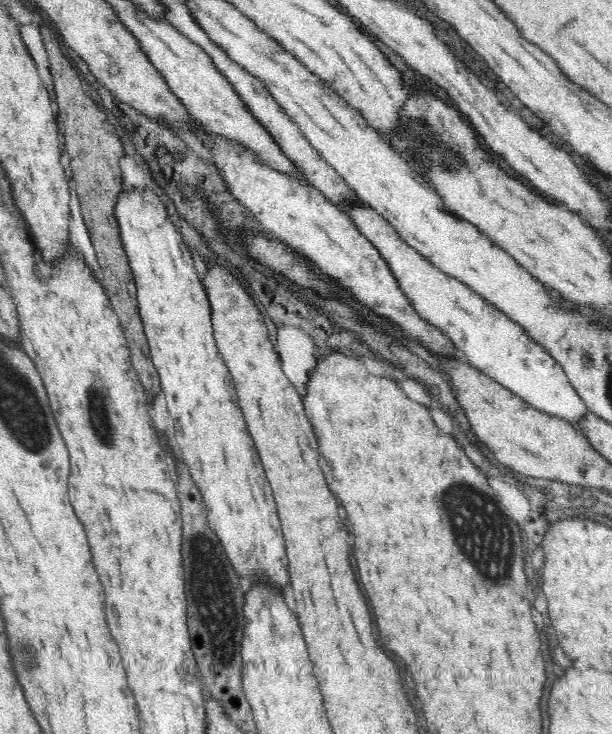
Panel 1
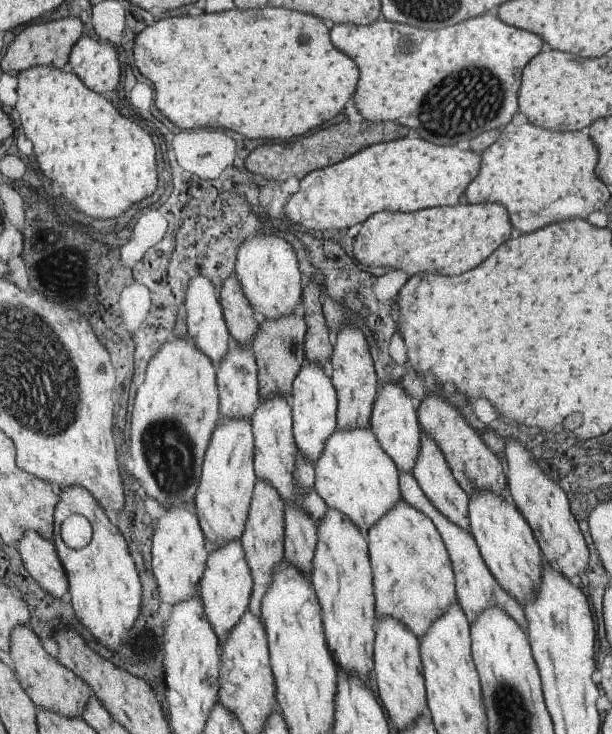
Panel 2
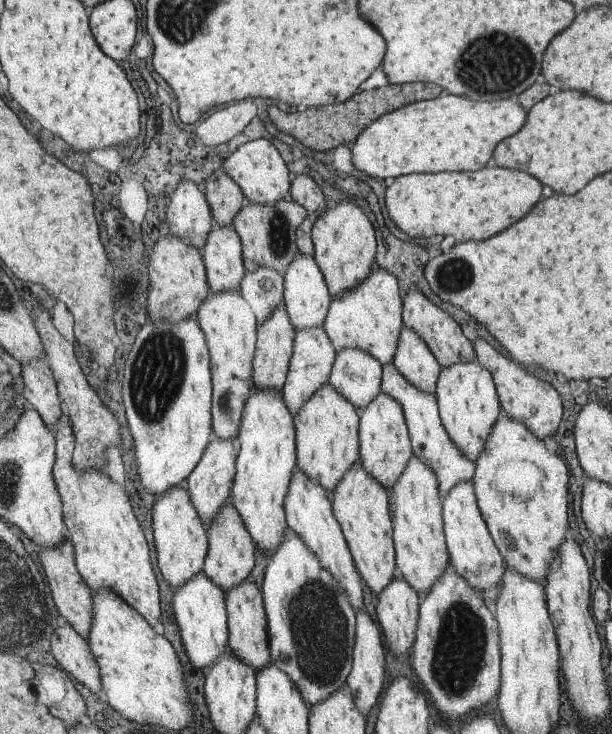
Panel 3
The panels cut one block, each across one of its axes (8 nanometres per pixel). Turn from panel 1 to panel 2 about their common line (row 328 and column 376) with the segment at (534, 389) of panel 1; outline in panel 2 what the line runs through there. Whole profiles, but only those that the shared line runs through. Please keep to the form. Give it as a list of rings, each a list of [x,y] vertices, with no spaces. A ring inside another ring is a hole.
[[[371,426],[363,429],[334,431],[327,441],[327,446],[320,459],[315,464],[316,484],[318,494],[325,500],[328,508],[342,512],[349,517],[359,529],[368,532],[386,514],[393,510],[400,501],[401,486],[398,486],[398,470],[392,457],[382,448],[376,433]]]

